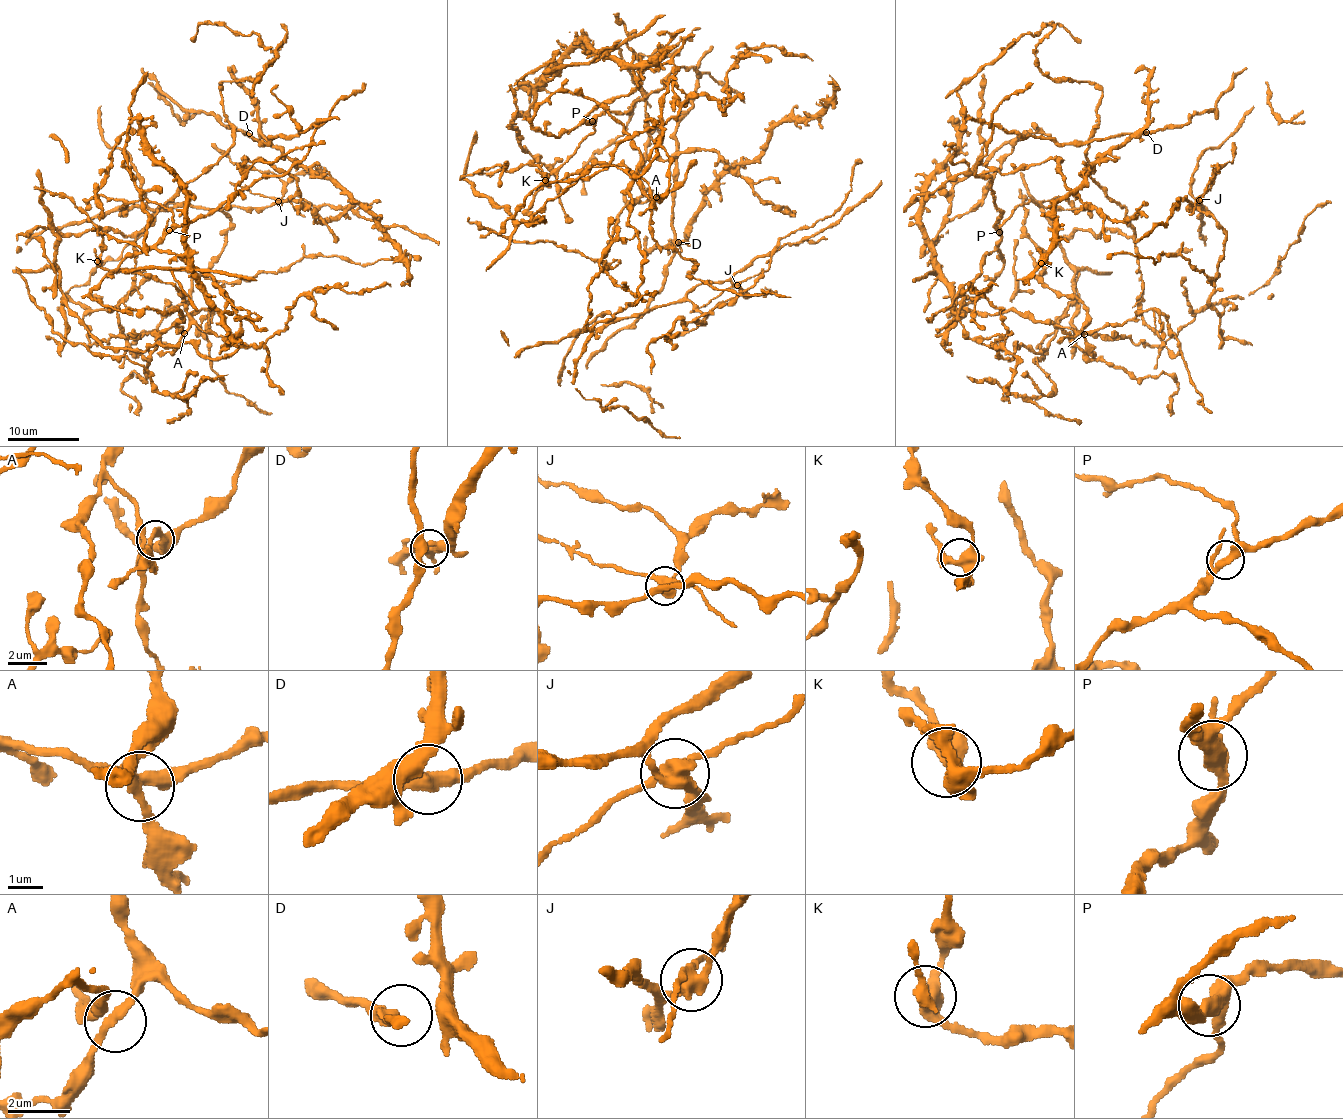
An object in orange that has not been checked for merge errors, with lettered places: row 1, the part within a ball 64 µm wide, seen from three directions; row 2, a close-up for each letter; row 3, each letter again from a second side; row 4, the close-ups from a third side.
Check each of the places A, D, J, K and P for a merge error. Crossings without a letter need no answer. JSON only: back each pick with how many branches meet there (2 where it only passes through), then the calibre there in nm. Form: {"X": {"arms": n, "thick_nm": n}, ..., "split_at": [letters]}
{"J": {"arms": 4, "thick_nm": 440}, "split_at": ["J"]}

